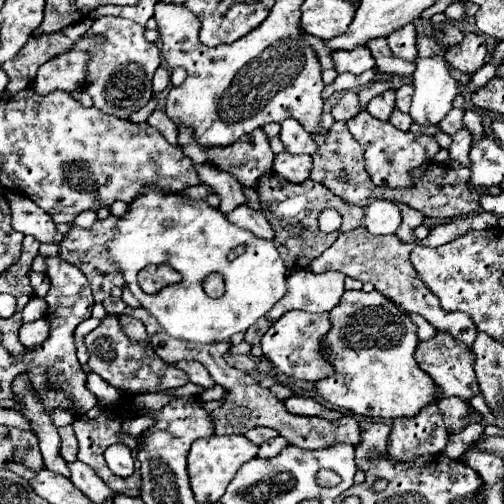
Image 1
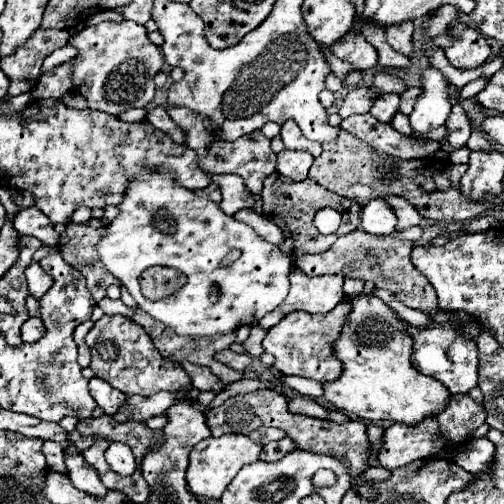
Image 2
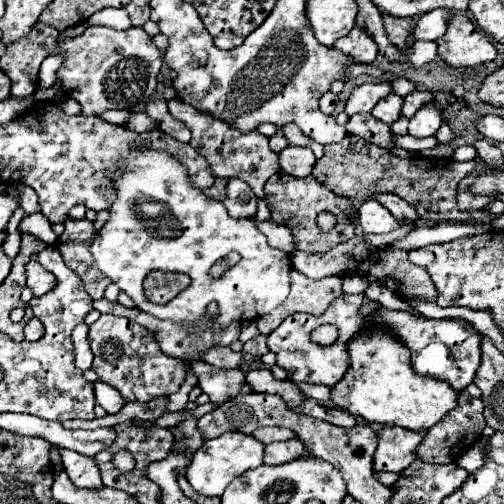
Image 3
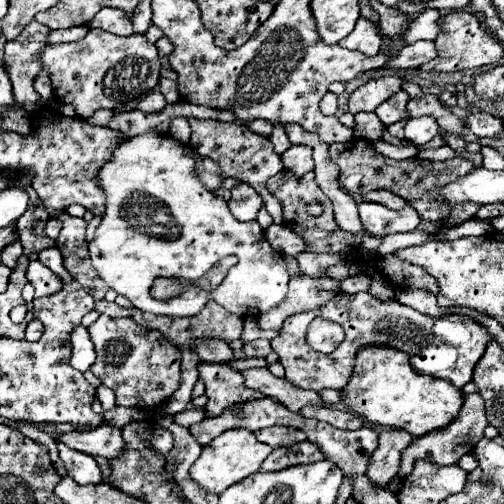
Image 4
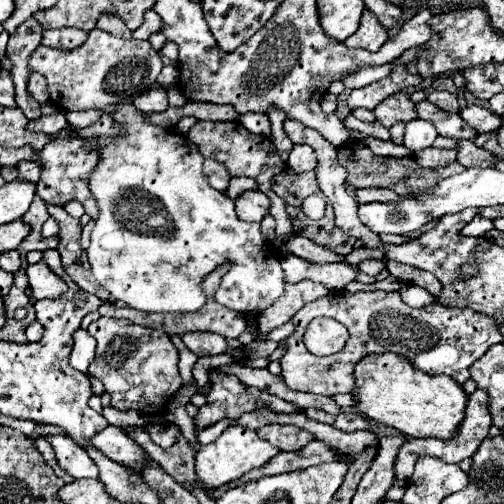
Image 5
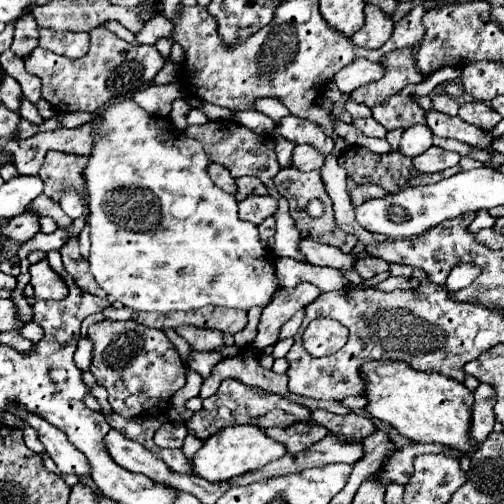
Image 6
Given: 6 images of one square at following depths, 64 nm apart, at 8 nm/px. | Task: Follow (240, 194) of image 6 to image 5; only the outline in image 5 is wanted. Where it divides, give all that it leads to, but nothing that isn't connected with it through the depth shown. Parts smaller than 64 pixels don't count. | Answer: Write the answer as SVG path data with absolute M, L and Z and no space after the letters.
M232 178L228 190L224 192L224 196L228 196L228 198L234 200L240 192L244 192L244 190L254 190L254 188L256 188L256 182L254 182L252 178Z

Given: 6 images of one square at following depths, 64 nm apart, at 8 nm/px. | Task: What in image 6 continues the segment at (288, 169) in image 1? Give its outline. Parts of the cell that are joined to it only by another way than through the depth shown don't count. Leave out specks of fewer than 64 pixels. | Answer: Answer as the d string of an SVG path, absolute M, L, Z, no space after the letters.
M302 144L302 146L296 146L294 148L294 154L292 154L292 166L298 168L300 172L310 172L310 170L320 170L324 164L324 156L308 146L308 144Z

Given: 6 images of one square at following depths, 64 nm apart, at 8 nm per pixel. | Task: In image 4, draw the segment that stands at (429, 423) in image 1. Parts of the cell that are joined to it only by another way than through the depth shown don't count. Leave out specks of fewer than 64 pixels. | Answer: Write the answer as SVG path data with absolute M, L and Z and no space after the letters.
M382 430L368 466L368 478L378 486L386 486L398 474L402 450L406 450L412 440L414 436L408 436L404 430Z

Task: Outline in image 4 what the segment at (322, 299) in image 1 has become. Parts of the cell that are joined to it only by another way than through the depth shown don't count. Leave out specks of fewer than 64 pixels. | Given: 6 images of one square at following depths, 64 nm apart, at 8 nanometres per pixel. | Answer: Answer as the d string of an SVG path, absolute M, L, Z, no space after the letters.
M292 276L290 278L290 290L286 298L266 312L264 316L258 316L258 326L262 330L280 330L282 322L298 312L316 310L322 308L336 292L340 292L340 282L324 276L324 278L308 278L308 276Z

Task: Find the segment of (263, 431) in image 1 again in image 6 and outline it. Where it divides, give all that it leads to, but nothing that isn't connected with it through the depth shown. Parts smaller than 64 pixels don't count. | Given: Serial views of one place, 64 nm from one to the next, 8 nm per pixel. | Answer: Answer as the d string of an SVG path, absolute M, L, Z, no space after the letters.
M292 424L288 428L266 428L264 432L270 440L284 444L290 454L296 454L322 440L328 434L328 428L322 428L318 424L314 424L312 428L308 424Z

